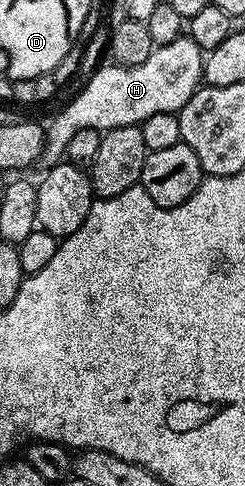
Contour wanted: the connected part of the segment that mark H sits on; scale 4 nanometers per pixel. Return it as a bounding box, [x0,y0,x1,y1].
[44,36,205,167]

